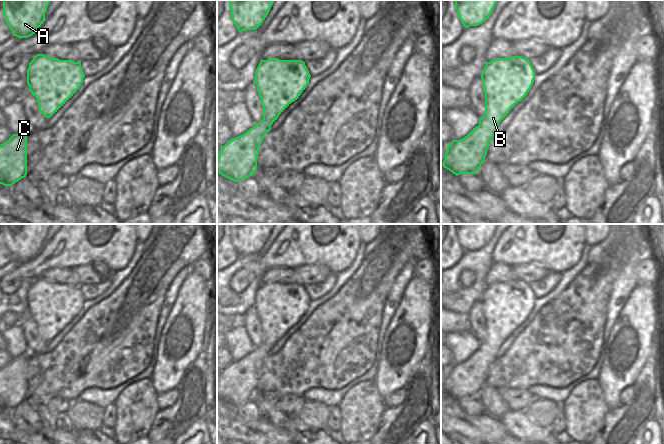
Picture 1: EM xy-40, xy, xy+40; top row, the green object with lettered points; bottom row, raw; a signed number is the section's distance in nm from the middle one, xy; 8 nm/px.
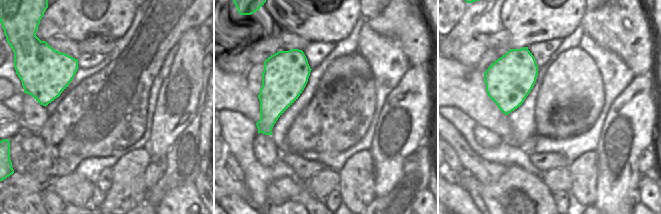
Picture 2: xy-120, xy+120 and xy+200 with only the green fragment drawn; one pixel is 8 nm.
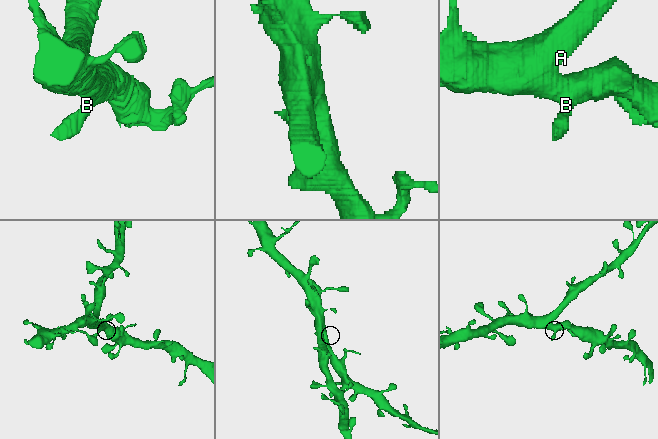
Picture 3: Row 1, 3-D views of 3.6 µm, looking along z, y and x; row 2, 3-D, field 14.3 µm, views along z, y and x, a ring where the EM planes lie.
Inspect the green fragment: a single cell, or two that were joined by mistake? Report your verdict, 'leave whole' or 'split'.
leave whole

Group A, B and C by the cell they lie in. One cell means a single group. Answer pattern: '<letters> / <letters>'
A B C

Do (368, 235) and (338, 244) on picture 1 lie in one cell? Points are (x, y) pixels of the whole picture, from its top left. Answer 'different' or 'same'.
different

